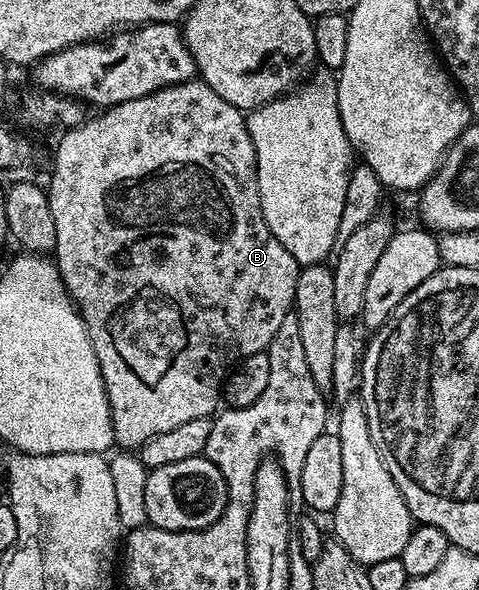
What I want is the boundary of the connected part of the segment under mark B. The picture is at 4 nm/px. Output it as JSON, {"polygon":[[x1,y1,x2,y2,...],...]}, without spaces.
{"polygon":[[195,79,152,91,152,95,140,99,128,99,128,103,103,108,99,113,102,113,99,117,87,116,79,125,65,130,54,149,54,174,48,184,52,220,56,223,56,247,52,257,92,339,108,395,115,442,123,450,138,451,148,439,164,435,164,431,172,431,191,419,210,417,219,408,228,370,245,357,265,353,272,343,272,335,280,331,284,315,292,312,300,266,288,251,284,251,280,239,272,235,264,219,260,207,256,147,243,110,232,107,228,99,220,99,212,87]]}

